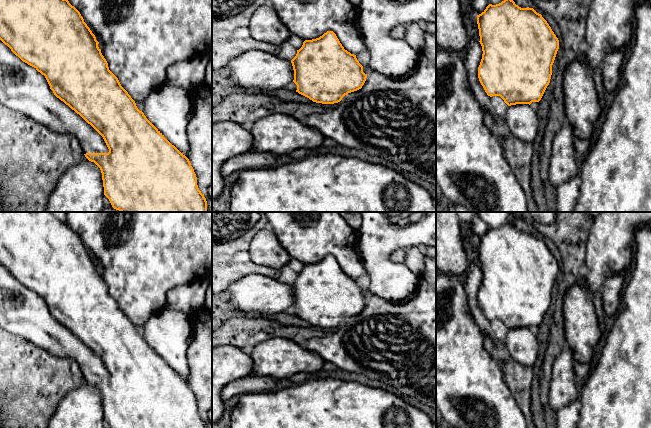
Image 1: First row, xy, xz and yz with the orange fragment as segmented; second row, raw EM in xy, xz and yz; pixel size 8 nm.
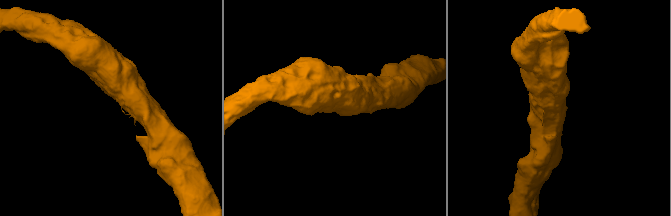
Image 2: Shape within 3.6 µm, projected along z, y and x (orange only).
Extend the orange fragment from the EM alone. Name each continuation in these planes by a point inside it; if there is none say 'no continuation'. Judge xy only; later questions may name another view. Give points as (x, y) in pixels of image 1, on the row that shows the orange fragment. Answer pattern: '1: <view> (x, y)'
1: xy (23, 89)

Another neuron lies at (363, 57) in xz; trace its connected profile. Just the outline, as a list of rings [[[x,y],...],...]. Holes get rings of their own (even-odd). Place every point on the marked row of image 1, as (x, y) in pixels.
[[[367,50],[356,55],[357,60],[362,66],[368,66],[369,63],[369,52]]]

